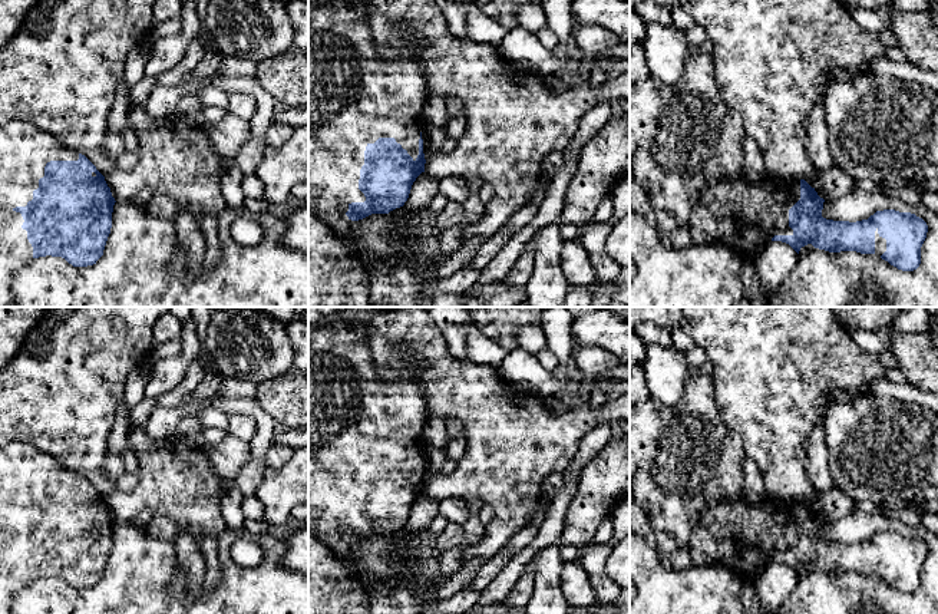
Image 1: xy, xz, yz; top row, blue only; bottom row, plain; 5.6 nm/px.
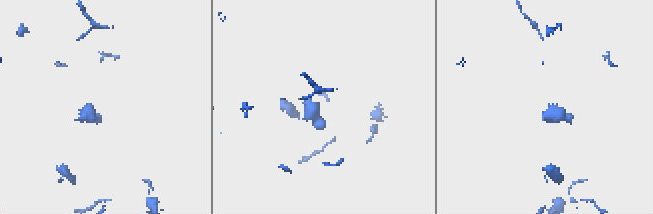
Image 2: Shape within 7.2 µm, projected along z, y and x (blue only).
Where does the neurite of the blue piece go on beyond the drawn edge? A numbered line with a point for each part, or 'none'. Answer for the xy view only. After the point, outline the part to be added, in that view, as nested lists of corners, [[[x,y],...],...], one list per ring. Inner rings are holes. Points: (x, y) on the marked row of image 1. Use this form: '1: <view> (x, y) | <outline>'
1: xy (25, 149) | [[[11,121],[0,126],[0,307],[13,303],[13,275],[30,263],[33,247],[27,231],[22,228],[24,219],[16,207],[26,207],[44,176],[44,166],[50,161],[77,161],[79,154],[62,146],[49,132],[26,121]]]

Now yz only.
1: yz (736, 213) | [[[743,175],[709,185],[693,202],[687,221],[694,244],[729,247],[743,260],[759,257],[774,235],[793,235],[789,209],[800,199],[800,179],[776,179],[769,175],[752,182]]]

